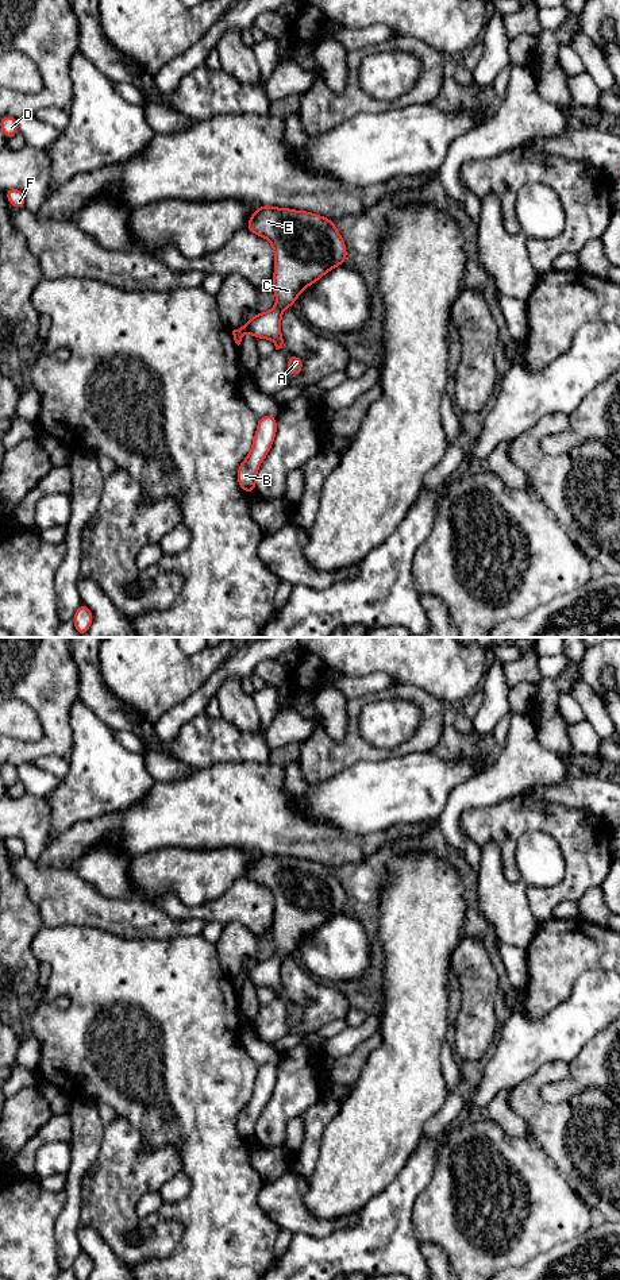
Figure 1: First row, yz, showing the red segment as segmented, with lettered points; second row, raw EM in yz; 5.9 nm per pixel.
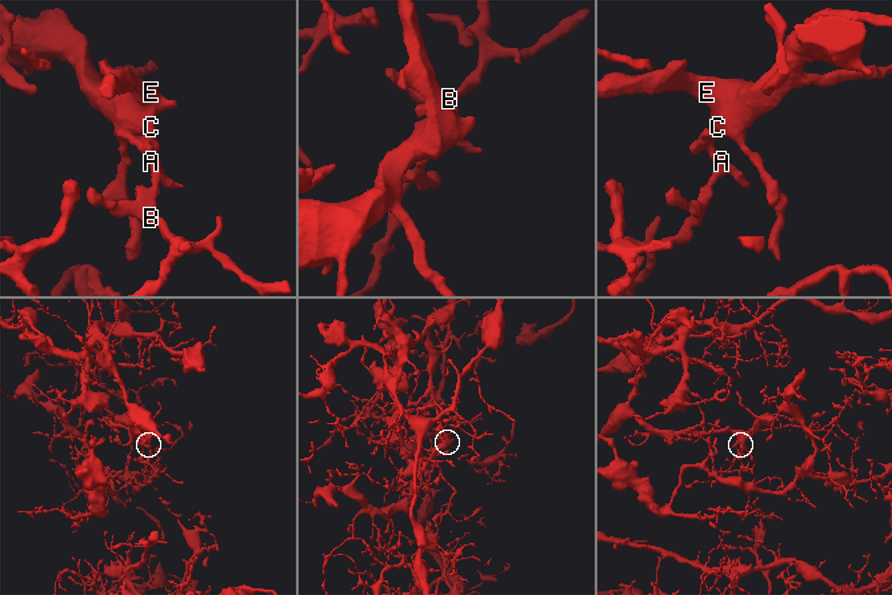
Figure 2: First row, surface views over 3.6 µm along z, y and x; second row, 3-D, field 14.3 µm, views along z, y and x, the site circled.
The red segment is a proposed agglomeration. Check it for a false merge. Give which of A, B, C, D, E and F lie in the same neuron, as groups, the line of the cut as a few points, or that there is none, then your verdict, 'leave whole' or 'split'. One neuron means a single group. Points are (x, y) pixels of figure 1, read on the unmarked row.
A B C D E F; no cut; leave whole

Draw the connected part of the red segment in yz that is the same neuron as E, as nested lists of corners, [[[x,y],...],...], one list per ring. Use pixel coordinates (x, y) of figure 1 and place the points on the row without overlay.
[[[259,853],[246,878],[267,887],[274,898],[272,936],[277,953],[251,964],[244,975],[232,979],[239,994],[249,979],[255,987],[270,987],[282,996],[281,965],[301,940],[334,915],[346,911],[344,888],[326,864],[307,859]]]

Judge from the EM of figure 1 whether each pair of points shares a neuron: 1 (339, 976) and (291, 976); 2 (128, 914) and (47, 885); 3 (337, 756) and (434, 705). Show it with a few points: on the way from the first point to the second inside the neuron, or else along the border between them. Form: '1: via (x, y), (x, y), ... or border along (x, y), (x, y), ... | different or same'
1: border along (301, 966), (315, 978), (341, 987) | different
2: via (108, 914), (87, 909), (68, 899) | same
3: via (365, 754), (397, 752), (411, 745), (423, 733) | same

